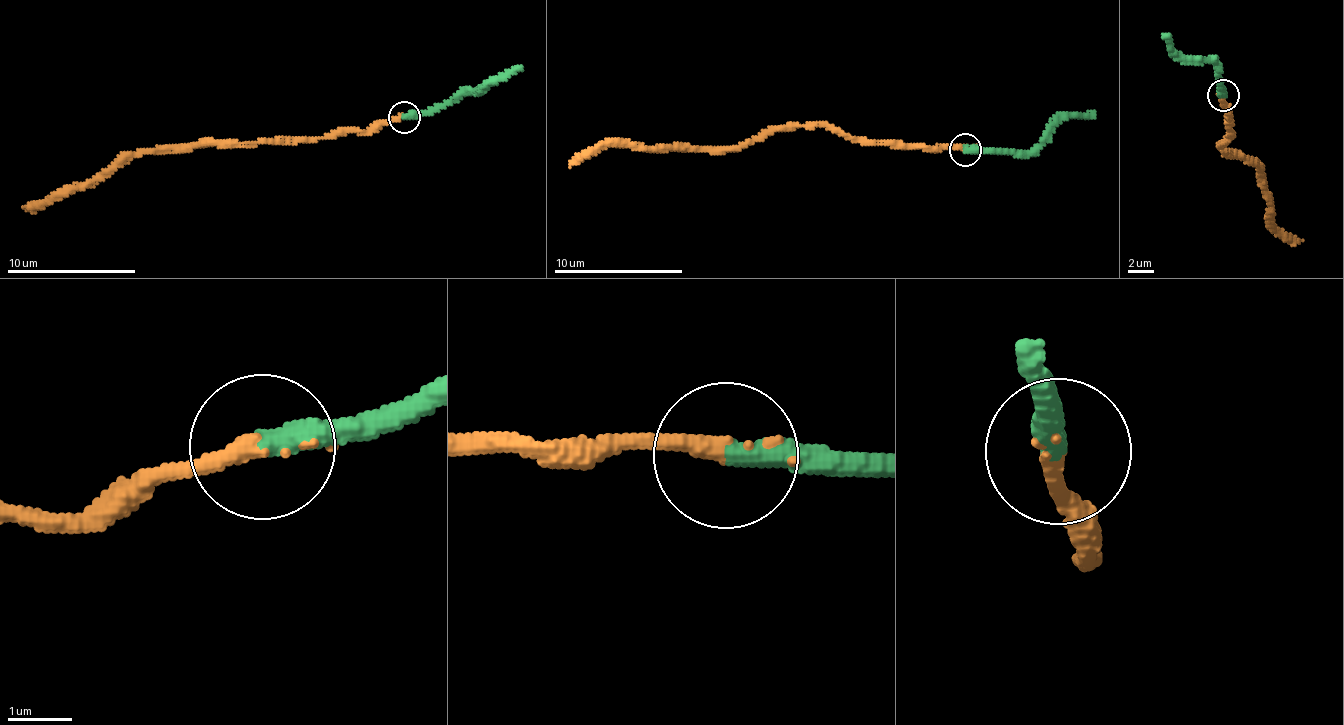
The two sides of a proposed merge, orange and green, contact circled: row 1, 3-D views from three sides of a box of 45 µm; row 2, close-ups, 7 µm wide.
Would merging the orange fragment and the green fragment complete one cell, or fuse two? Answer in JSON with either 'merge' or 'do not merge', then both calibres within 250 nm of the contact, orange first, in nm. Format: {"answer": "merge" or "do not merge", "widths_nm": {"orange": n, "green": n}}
{"answer": "merge", "widths_nm": {"orange": 220, "green": 400}}

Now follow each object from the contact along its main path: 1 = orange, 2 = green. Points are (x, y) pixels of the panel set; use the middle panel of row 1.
1: (964, 148), (853, 142), (823, 125), (769, 127), (737, 147), (613, 146), (586, 152), (570, 167)
2: (964, 148), (1031, 151), (1056, 125), (1094, 111)

